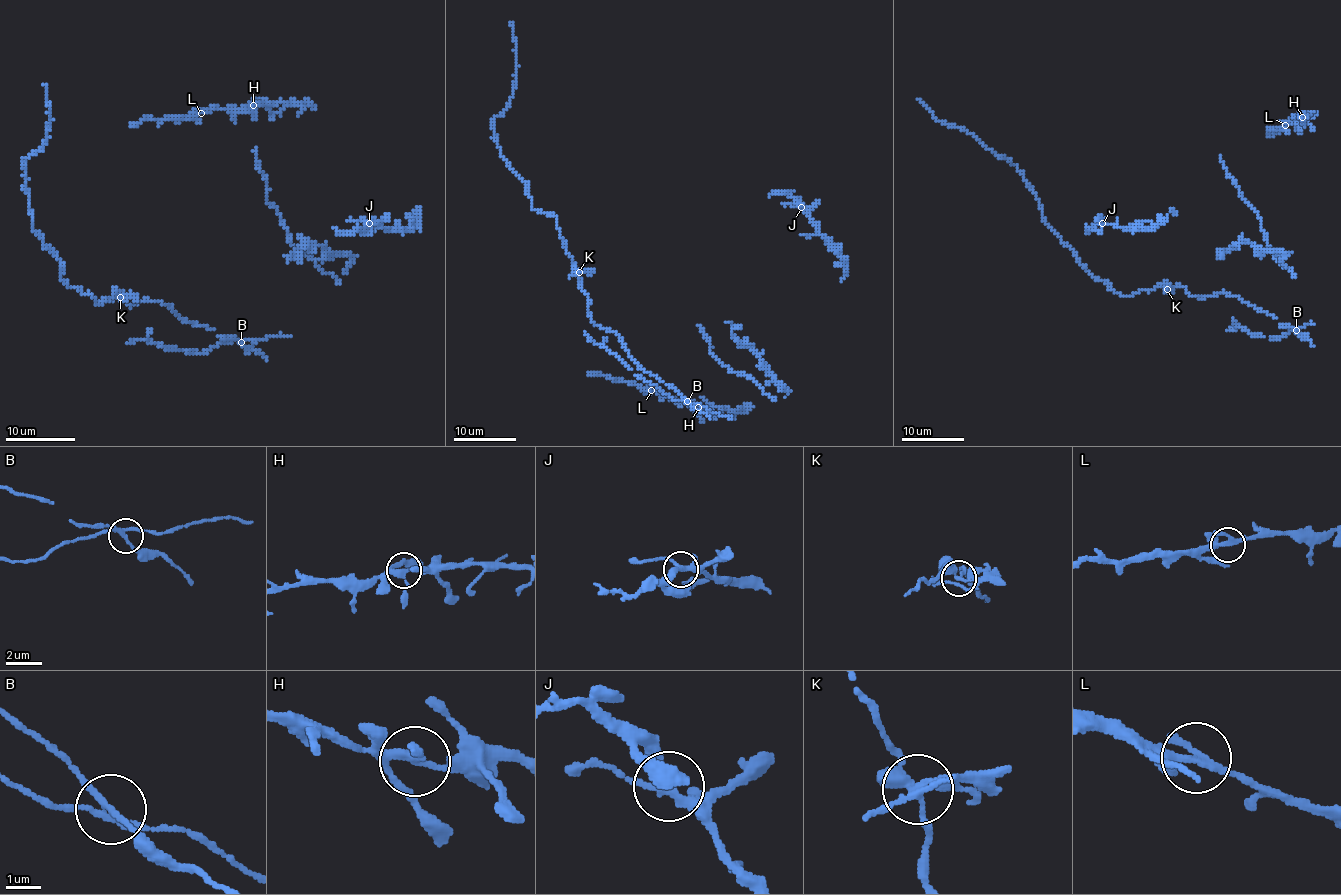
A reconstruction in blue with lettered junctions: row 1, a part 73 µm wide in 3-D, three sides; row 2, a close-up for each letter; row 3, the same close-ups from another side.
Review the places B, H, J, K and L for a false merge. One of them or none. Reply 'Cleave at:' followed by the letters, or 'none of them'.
Cleave at: K

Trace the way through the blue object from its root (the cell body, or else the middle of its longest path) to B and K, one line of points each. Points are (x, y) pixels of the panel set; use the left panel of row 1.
B: (211, 328), (222, 337), (241, 342)
K: (211, 328), (185, 321), (159, 302), (140, 300), (131, 305), (122, 293), (121, 297)

